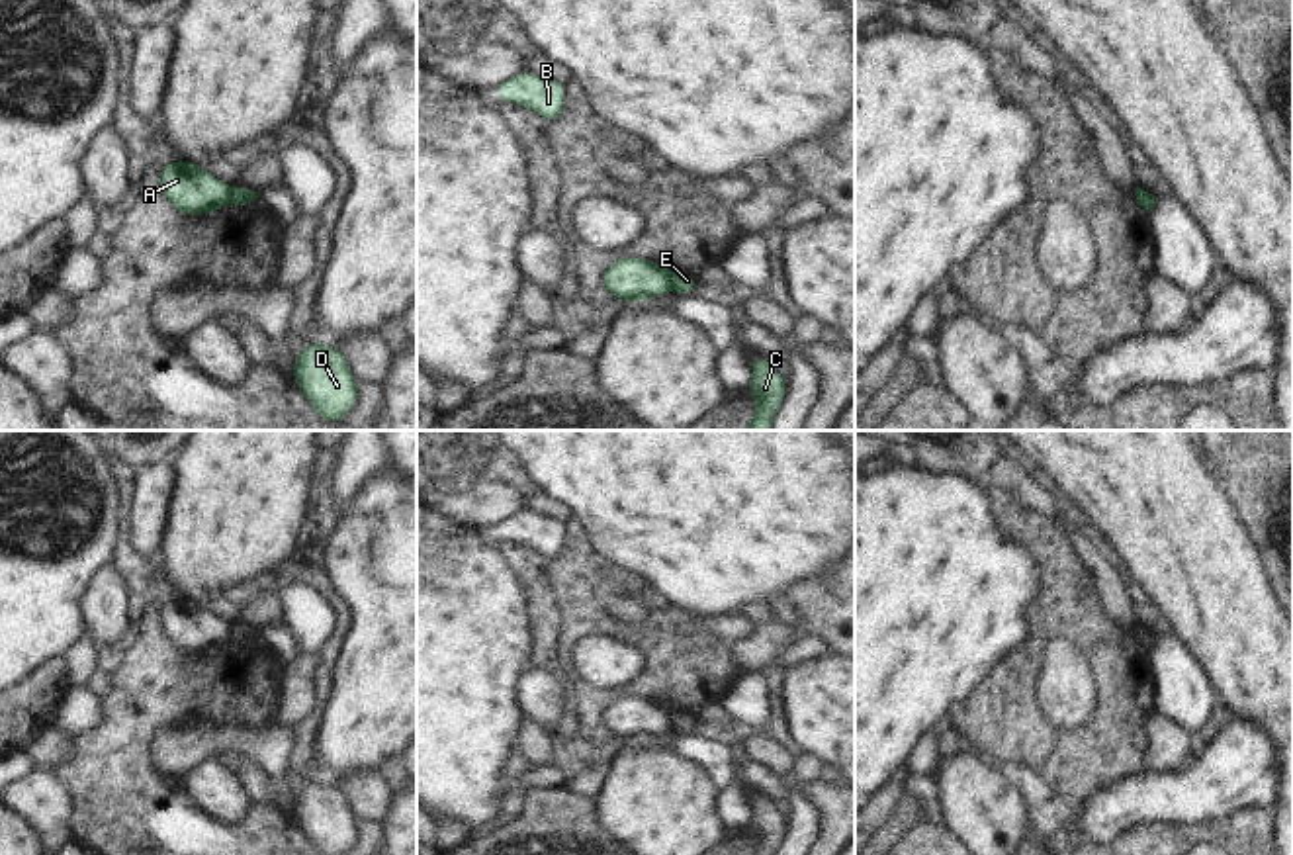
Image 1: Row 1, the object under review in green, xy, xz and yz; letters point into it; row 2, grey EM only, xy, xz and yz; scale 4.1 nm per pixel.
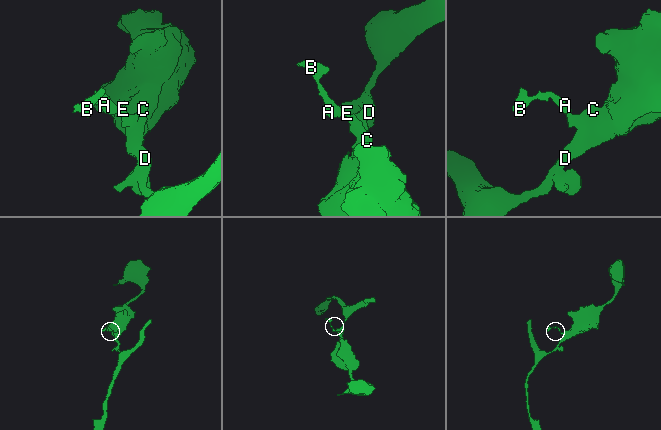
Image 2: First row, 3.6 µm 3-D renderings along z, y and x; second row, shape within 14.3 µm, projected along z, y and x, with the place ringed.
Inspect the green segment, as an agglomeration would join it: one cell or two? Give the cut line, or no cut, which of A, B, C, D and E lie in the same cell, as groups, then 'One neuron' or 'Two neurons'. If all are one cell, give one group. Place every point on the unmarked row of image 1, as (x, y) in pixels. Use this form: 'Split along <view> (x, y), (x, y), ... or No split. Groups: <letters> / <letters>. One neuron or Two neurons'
Split along xz (669, 713), (671, 726). Groups: A B / C D E. Two neurons.

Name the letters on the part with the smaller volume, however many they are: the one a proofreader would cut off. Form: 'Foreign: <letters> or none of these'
Foreign: A, B

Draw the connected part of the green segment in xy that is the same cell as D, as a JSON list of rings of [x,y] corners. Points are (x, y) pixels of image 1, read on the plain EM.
[[[313,779],[293,796],[291,818],[315,845],[317,855],[346,855],[358,837],[358,820],[342,790]]]

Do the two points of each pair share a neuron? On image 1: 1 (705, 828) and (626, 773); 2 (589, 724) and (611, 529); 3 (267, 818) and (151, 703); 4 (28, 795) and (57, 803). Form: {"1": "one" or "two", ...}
{"1": "one", "2": "two", "3": "one", "4": "one"}

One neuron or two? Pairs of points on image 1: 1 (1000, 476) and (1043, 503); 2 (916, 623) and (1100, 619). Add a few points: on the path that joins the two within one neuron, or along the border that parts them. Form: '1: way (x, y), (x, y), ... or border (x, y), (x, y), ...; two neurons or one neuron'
1: way (1010, 480), (1033, 495); one neuron
2: border (1031, 621), (1027, 630); two neurons

